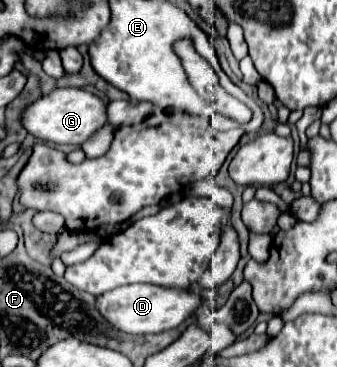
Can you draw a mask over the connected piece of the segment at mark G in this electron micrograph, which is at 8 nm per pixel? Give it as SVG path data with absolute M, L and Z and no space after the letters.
M56 88L38 102L30 104L24 112L24 128L40 140L54 144L82 146L100 128L108 124L108 102L82 88Z

